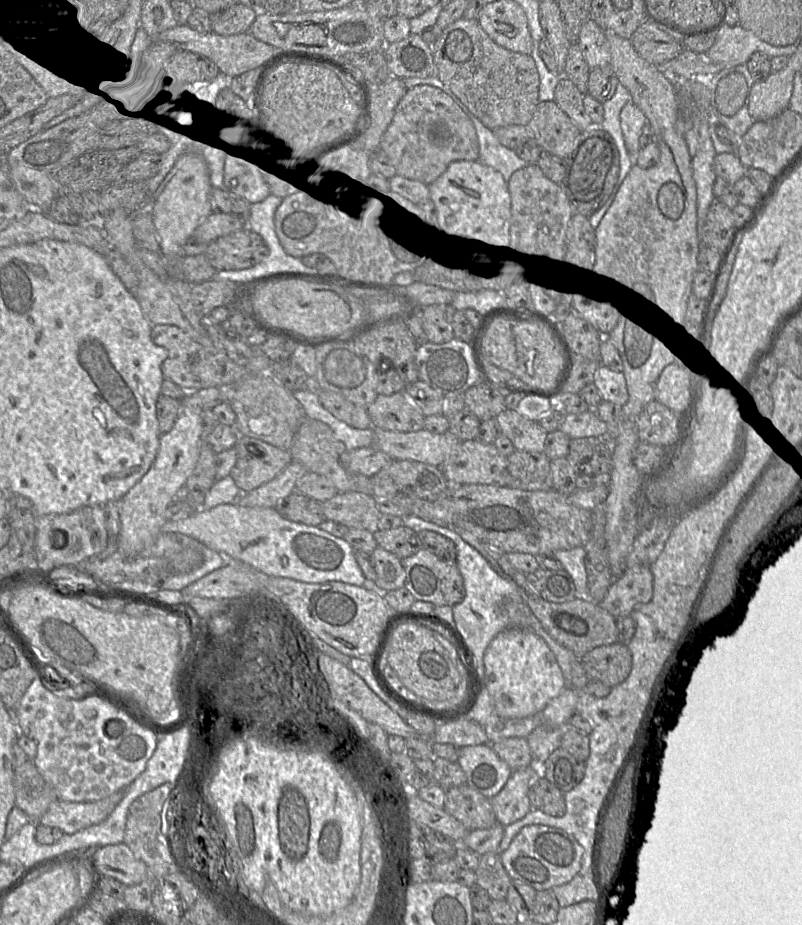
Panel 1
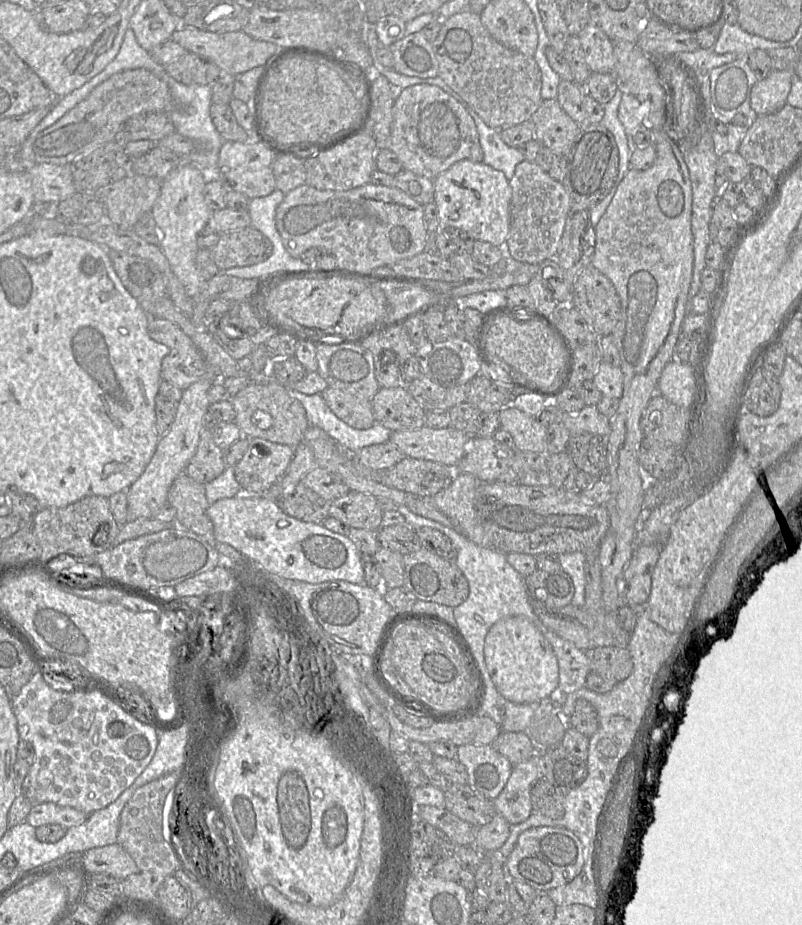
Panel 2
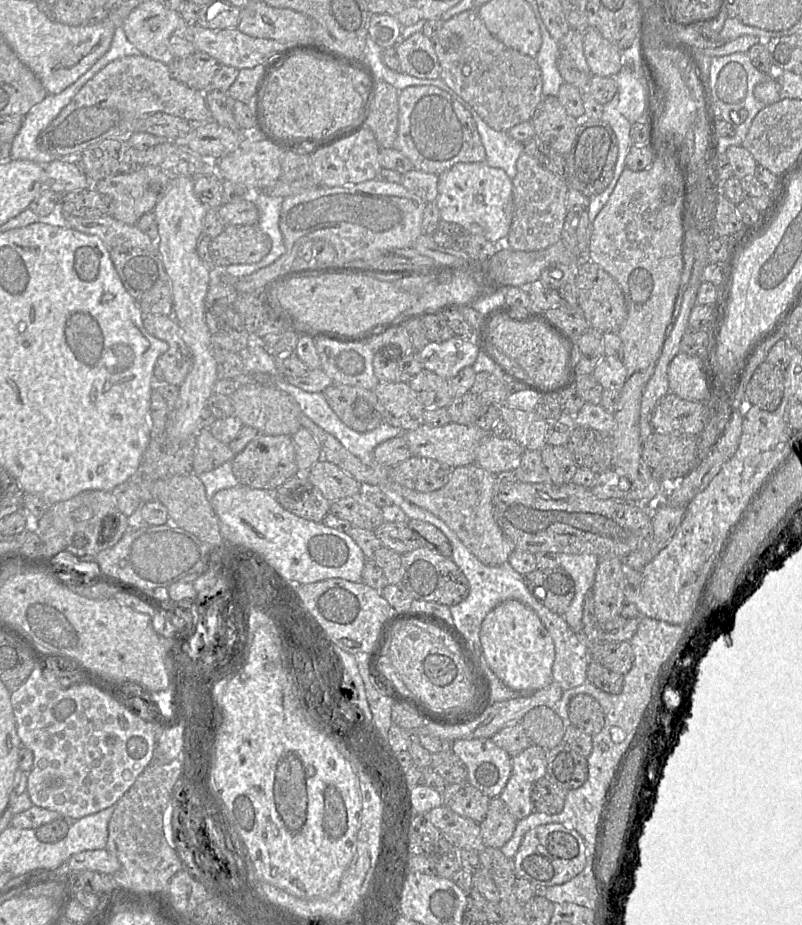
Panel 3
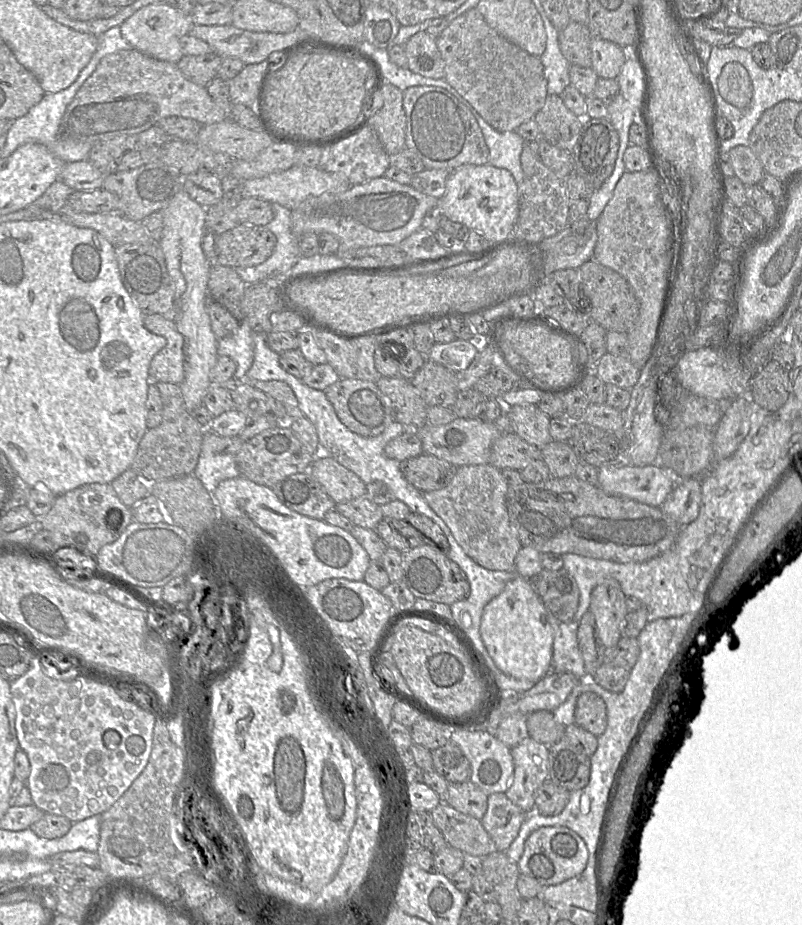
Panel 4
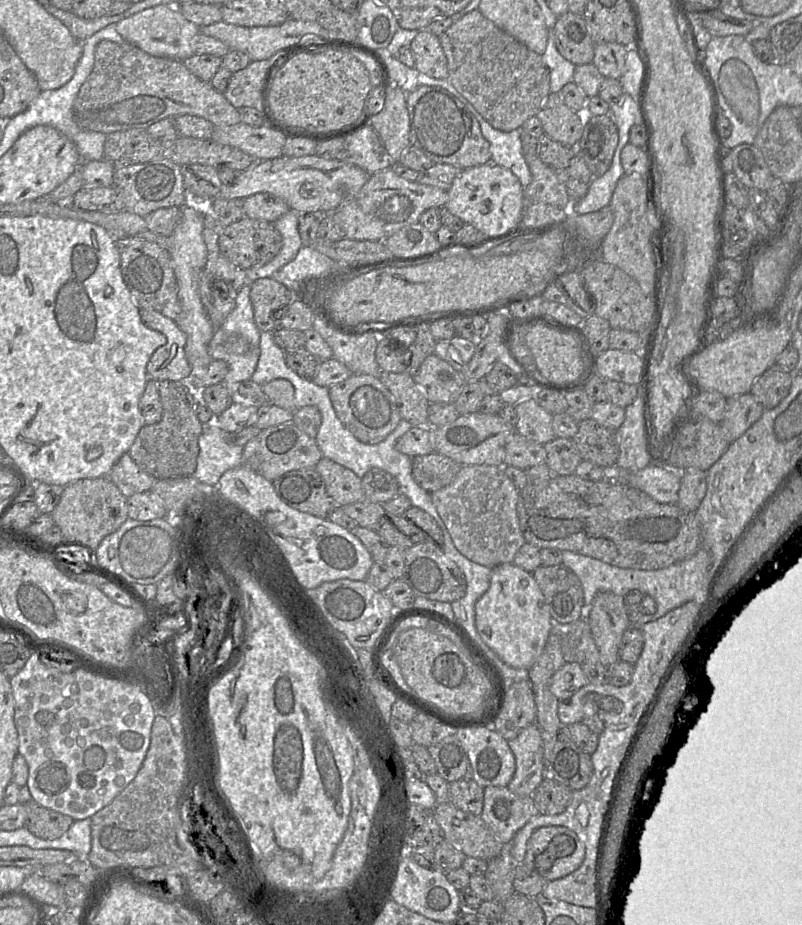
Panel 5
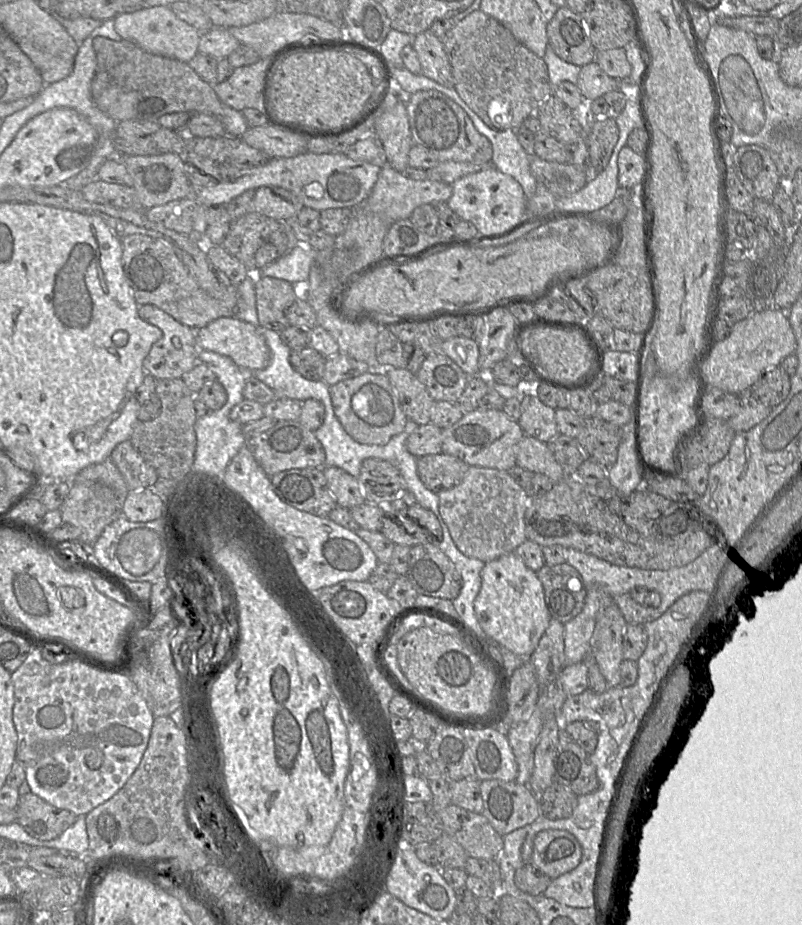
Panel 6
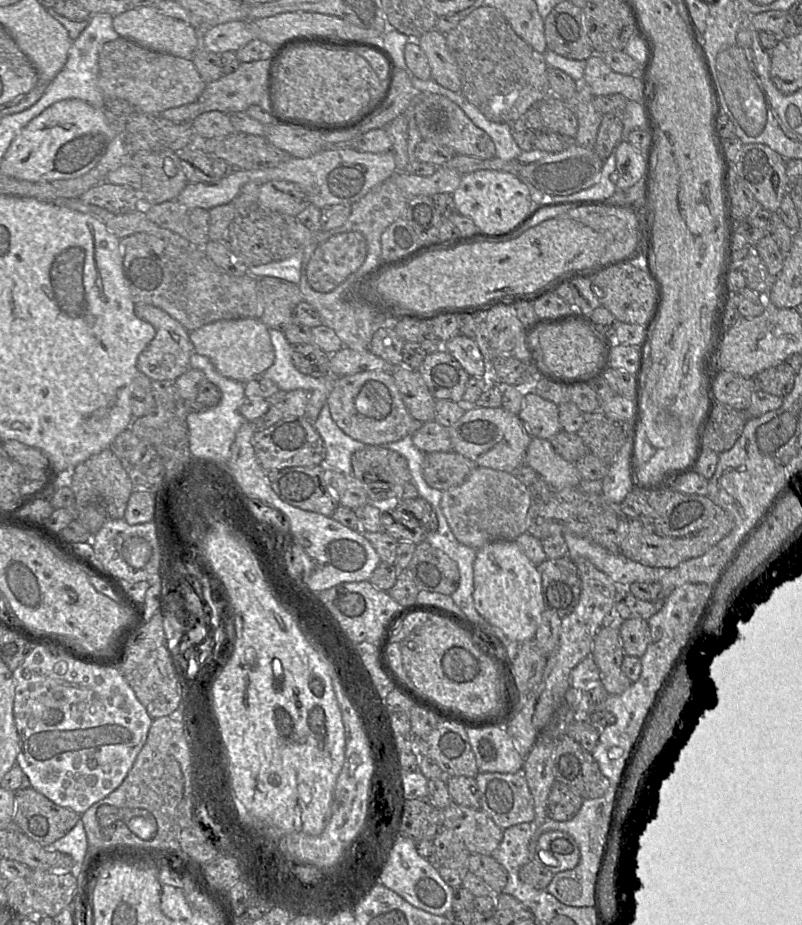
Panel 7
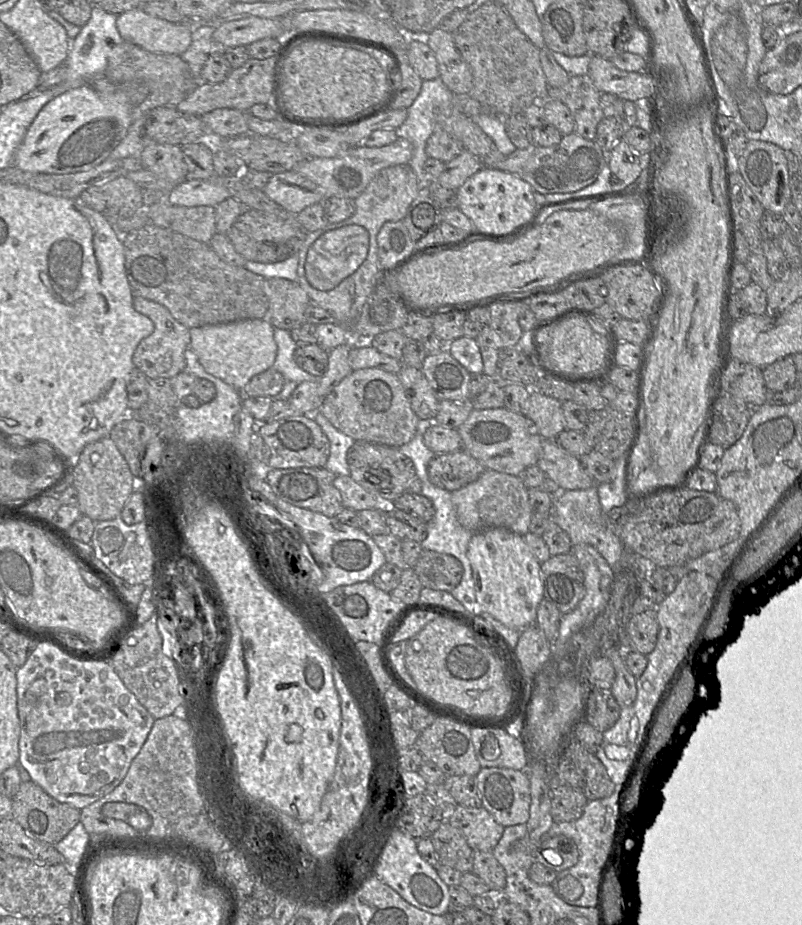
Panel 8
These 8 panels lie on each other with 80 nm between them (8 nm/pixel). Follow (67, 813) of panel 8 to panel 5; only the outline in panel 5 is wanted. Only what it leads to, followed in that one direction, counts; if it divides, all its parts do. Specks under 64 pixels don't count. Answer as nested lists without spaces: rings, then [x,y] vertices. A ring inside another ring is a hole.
[[[33,798],[31,801],[21,804],[27,804],[27,820],[25,827],[35,835],[42,839],[56,839],[62,836],[72,825],[74,819],[68,815],[43,807],[36,803]]]

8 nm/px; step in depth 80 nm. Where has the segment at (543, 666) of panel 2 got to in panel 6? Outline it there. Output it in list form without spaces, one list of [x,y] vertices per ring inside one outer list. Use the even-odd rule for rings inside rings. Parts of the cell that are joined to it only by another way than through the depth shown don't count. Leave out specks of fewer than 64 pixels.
[[[515,551],[486,562],[481,571],[481,586],[474,600],[476,618],[489,642],[496,642],[520,657],[529,657],[546,631],[551,615],[547,608],[544,589],[537,573],[528,568]]]

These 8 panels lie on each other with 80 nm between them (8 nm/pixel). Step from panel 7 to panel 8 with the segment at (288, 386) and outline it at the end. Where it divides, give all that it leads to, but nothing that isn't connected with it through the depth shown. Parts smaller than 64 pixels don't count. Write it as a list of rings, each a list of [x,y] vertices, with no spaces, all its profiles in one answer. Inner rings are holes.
[[[274,328],[273,335],[277,345],[277,355],[272,366],[274,370],[280,372],[286,381],[293,381],[297,384],[320,379],[305,372],[296,364],[294,351],[298,344],[292,339],[290,331]]]

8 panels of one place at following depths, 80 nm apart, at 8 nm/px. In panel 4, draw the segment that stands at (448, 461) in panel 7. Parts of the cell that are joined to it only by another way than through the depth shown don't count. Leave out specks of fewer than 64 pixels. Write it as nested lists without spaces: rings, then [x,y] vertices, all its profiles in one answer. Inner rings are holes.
[[[425,453],[401,463],[405,479],[420,492],[445,488],[452,481],[457,468],[443,459]]]

